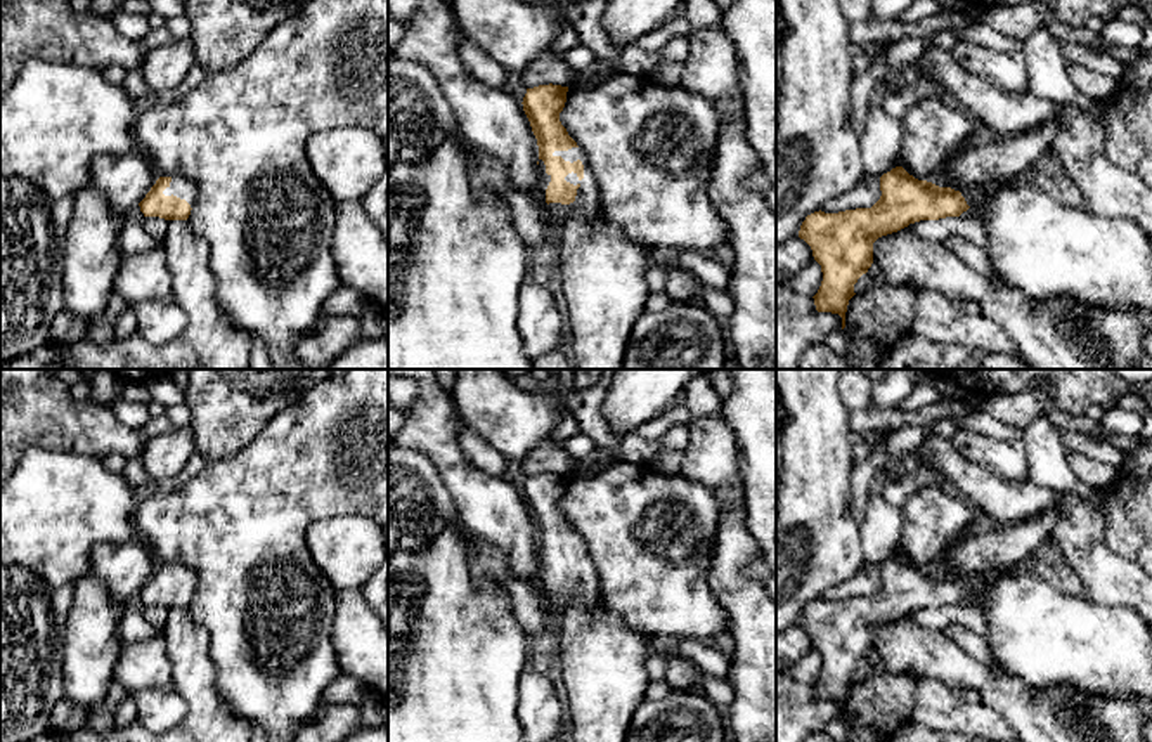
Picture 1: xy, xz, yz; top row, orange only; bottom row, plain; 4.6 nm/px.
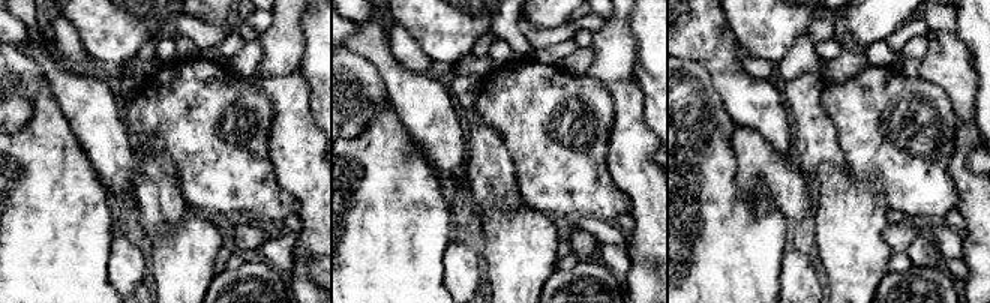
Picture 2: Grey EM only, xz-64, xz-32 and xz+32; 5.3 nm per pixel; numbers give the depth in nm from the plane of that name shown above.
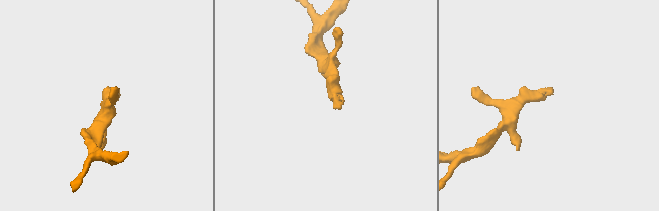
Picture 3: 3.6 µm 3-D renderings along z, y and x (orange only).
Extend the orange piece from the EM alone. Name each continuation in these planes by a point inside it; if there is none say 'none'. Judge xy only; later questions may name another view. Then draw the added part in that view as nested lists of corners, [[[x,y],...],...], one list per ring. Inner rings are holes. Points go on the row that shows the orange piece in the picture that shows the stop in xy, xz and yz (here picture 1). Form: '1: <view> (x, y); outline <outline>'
1: xy (182, 188); outline [[[173,175],[170,186],[163,191],[163,194],[165,196],[173,194],[180,199],[185,199],[192,208],[197,196],[197,189],[196,184],[191,182],[189,179]]]

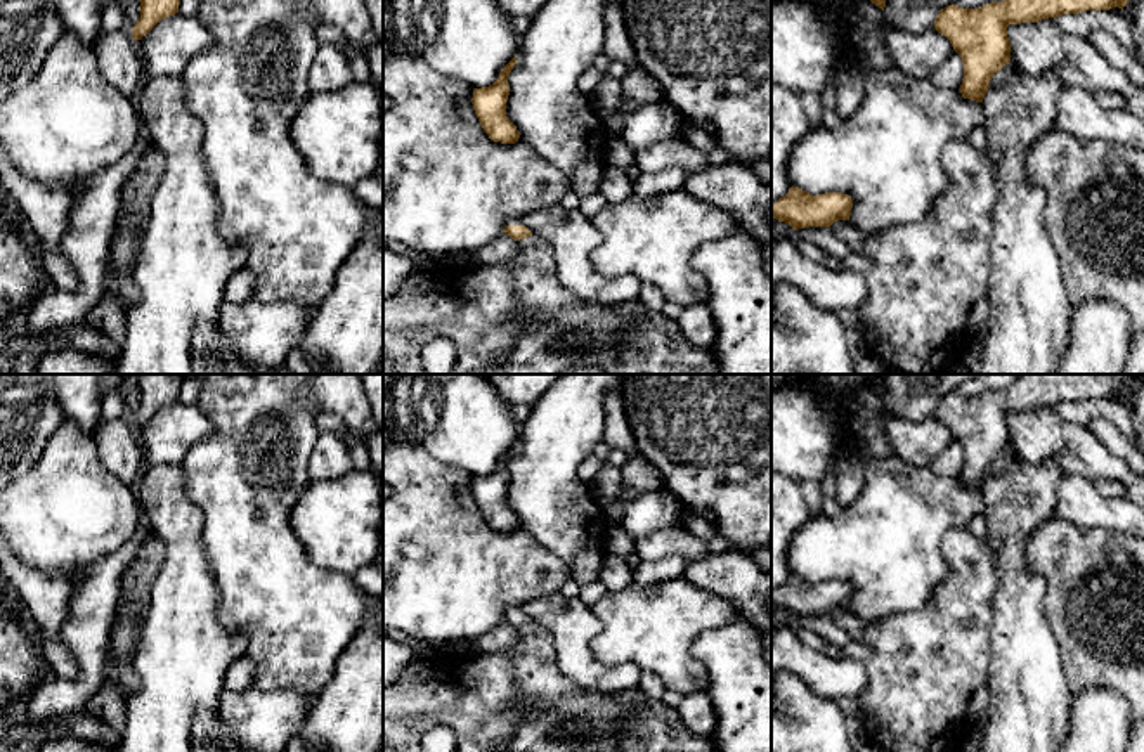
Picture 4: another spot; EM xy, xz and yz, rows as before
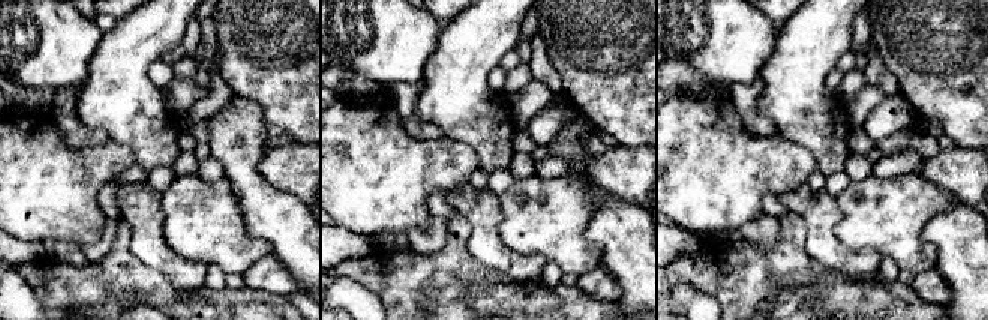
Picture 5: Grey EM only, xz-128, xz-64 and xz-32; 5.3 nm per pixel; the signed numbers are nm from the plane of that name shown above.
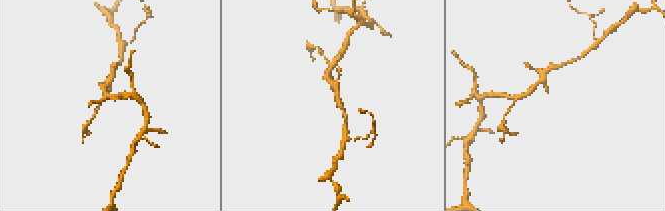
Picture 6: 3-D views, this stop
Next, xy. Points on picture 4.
none

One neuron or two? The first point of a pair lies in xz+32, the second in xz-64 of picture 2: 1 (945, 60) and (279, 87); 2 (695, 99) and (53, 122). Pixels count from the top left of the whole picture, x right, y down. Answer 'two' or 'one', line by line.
1: two
2: two

